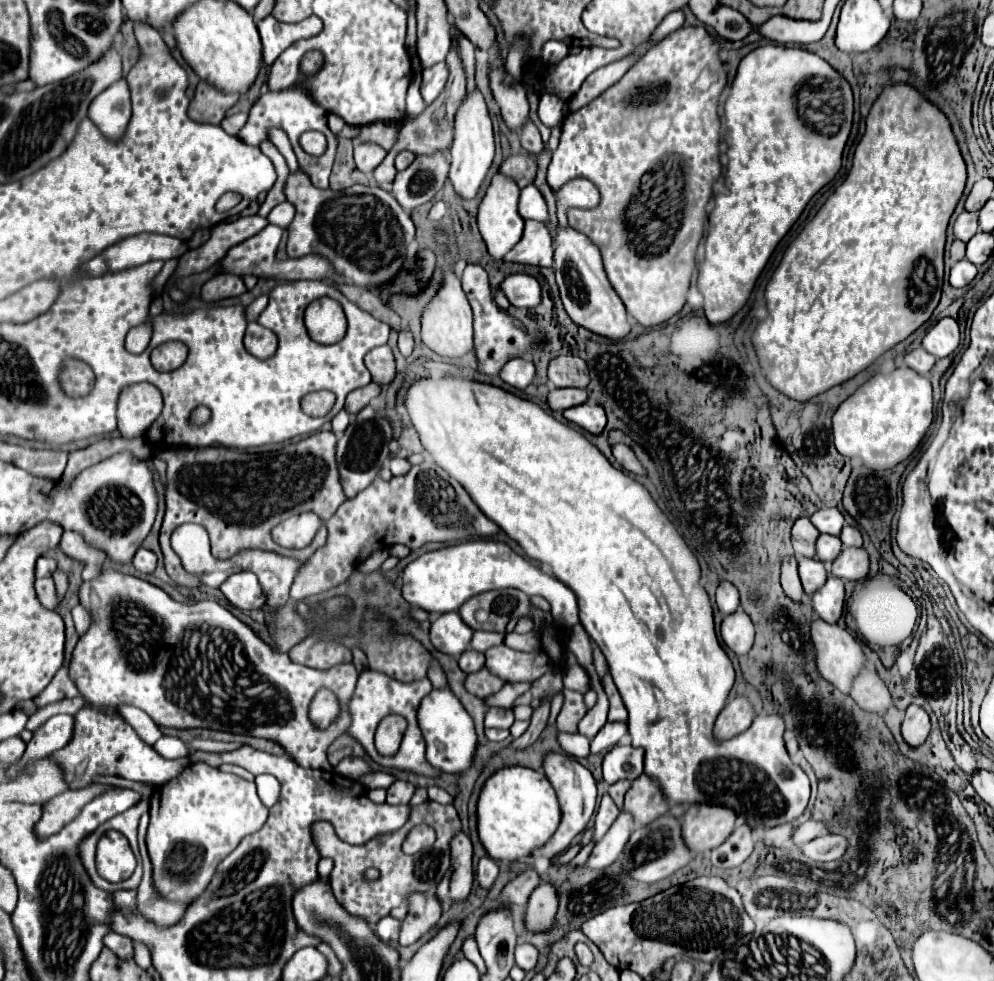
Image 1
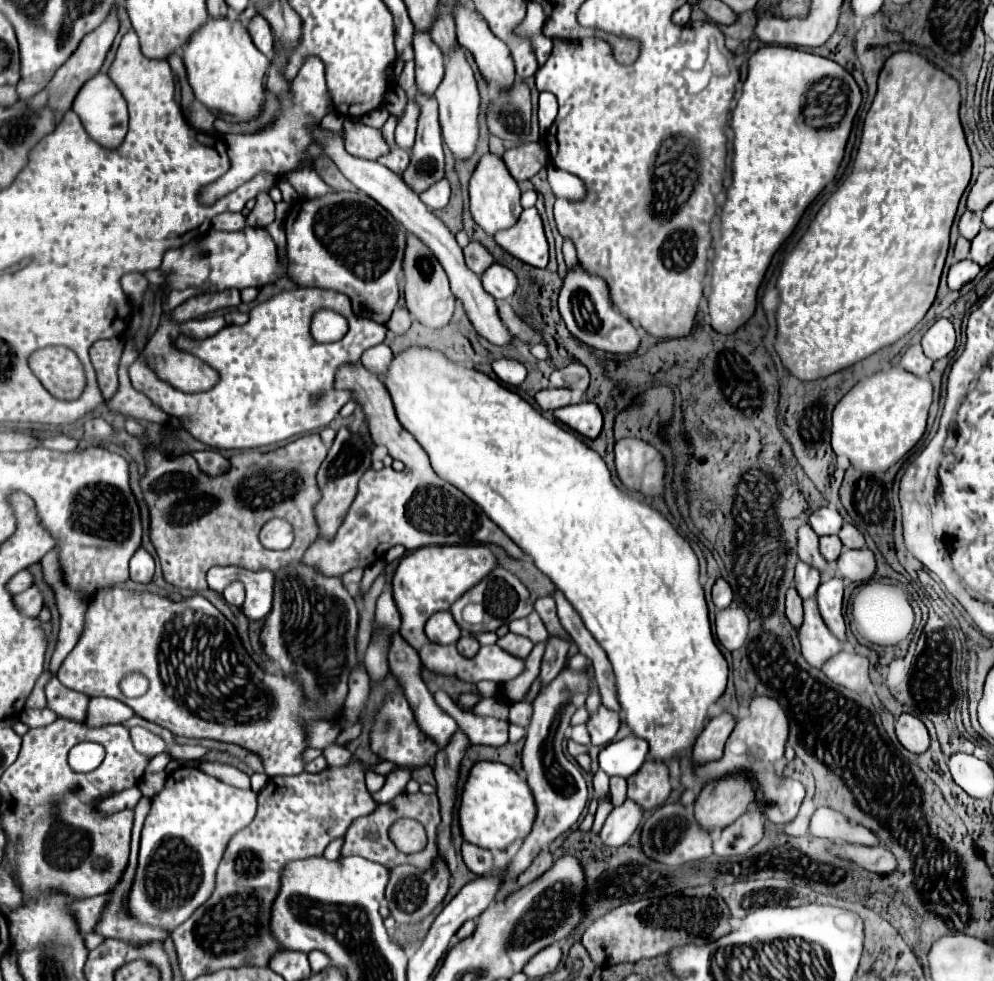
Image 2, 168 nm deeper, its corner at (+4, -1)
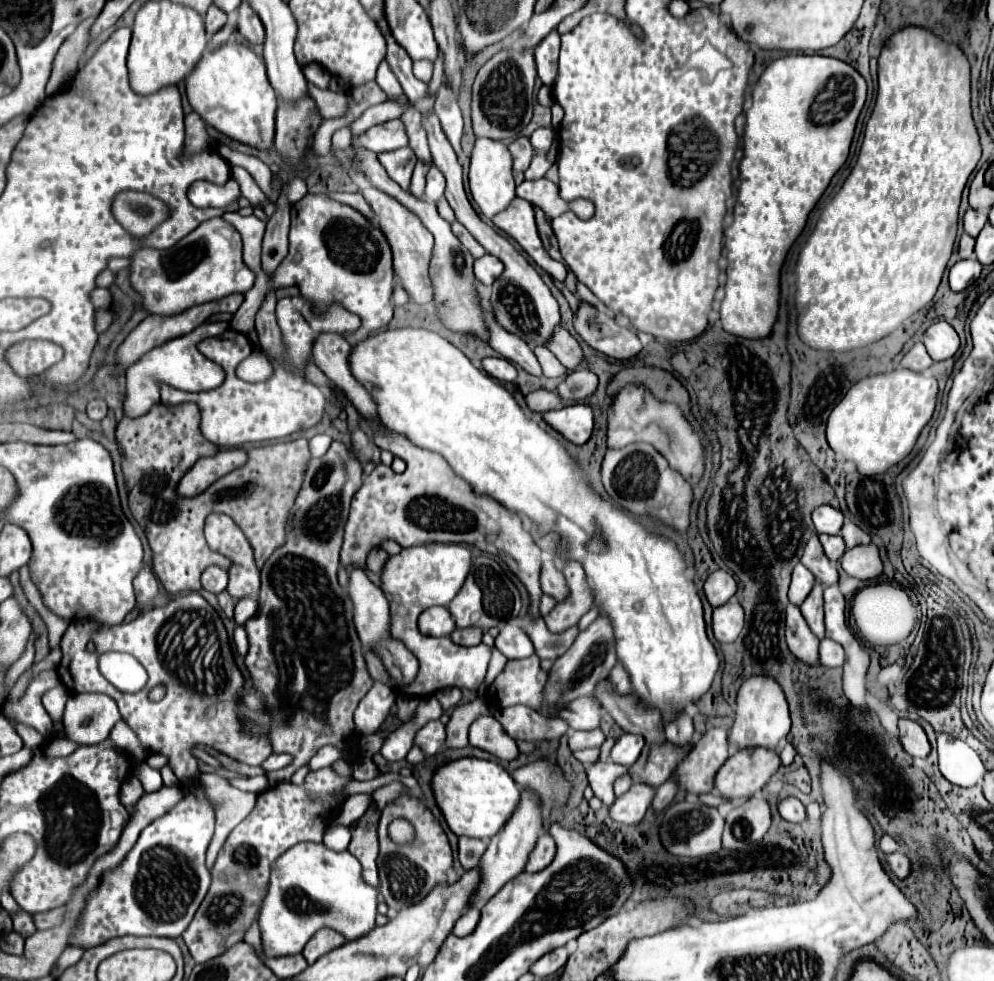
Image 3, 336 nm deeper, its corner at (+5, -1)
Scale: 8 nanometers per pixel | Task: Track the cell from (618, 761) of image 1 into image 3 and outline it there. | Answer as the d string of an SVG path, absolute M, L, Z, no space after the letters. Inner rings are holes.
M623 733L623 735L619 737L619 741L615 743L615 747L611 749L611 759L613 759L615 763L621 763L621 765L631 767L631 765L637 761L643 745L645 745L645 741L643 741L641 735Z

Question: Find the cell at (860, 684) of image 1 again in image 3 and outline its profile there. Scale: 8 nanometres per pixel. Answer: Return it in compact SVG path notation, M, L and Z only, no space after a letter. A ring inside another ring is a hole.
M827 637L819 645L819 655L821 655L821 665L825 667L841 667L845 661L843 647L837 641L831 641Z

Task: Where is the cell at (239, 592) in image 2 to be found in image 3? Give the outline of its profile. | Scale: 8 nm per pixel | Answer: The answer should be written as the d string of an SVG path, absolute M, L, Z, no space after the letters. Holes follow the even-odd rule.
M221 513L209 515L205 523L205 539L213 551L231 559L231 567L227 569L227 591L231 597L255 597L259 591L259 569L255 565L251 545L235 521Z

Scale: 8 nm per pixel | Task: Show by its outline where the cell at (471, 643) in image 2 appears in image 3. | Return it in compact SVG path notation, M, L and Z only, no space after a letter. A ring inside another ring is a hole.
M455 629L455 633L449 635L453 643L457 645L465 645L465 647L471 647L471 645L479 645L481 643L481 637L483 637L483 629Z

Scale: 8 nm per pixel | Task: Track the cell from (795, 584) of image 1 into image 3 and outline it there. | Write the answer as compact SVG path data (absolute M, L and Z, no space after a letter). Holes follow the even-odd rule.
M787 607L787 629L785 639L795 657L807 665L819 665L819 639L811 635L809 625L805 623L799 607Z

